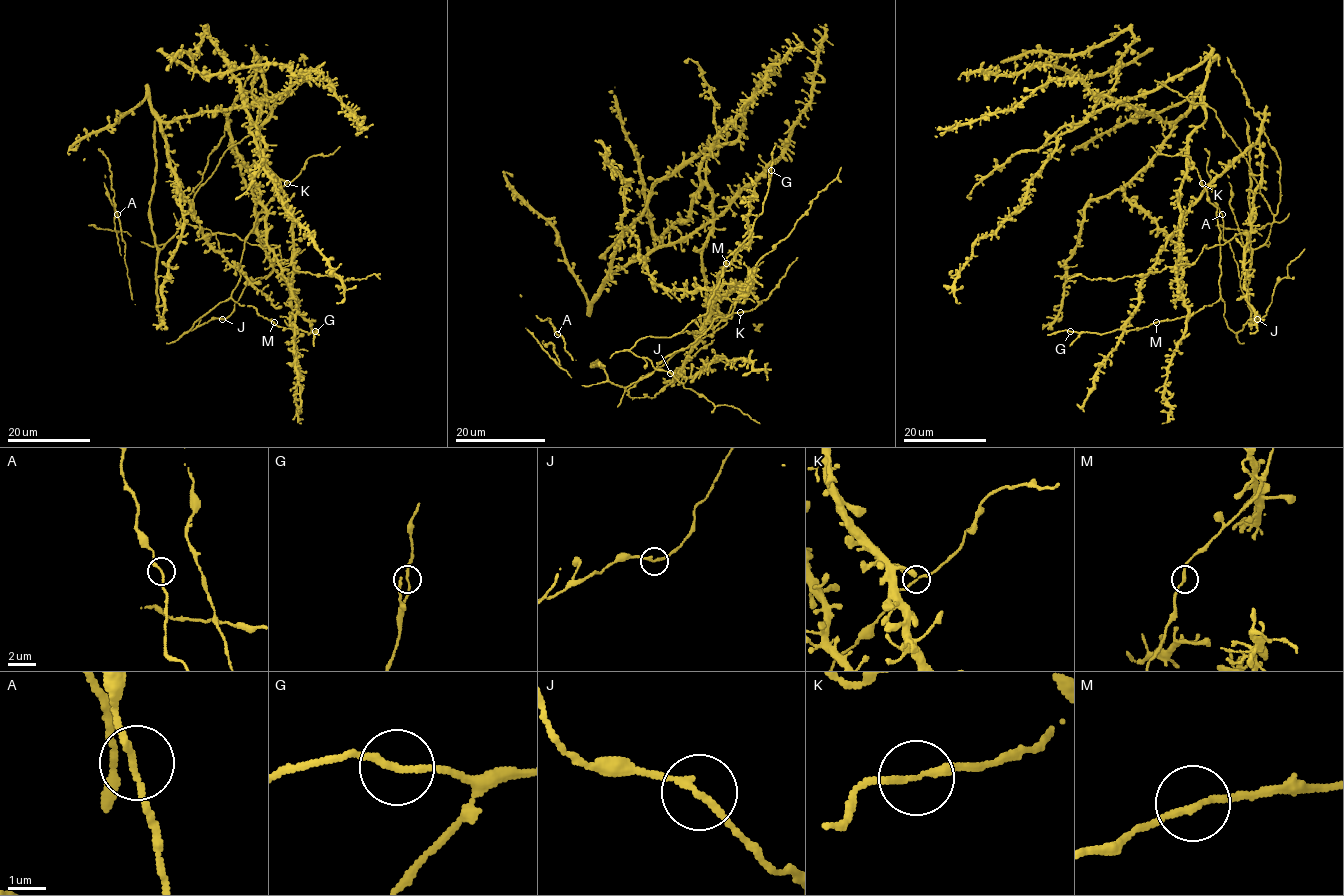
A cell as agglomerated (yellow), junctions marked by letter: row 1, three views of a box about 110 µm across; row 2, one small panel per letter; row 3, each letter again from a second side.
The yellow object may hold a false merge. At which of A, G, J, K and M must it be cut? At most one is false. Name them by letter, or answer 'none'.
none

